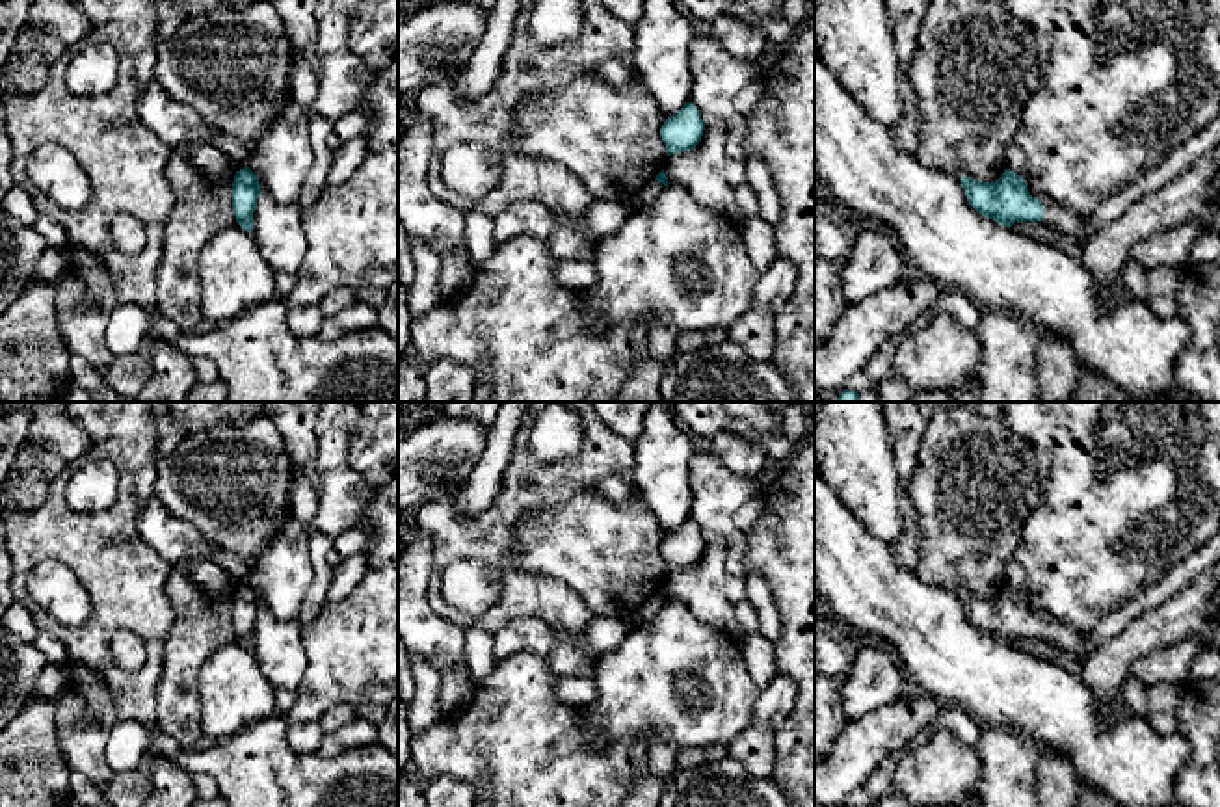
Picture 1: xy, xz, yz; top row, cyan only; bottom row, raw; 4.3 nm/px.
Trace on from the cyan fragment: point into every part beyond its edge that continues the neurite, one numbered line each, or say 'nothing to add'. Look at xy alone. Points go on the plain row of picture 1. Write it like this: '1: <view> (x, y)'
nothing to add

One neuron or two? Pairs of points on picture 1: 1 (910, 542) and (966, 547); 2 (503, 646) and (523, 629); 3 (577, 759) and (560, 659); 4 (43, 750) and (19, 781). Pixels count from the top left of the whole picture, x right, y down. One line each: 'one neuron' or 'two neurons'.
1: two neurons
2: one neuron
3: two neurons
4: one neuron

